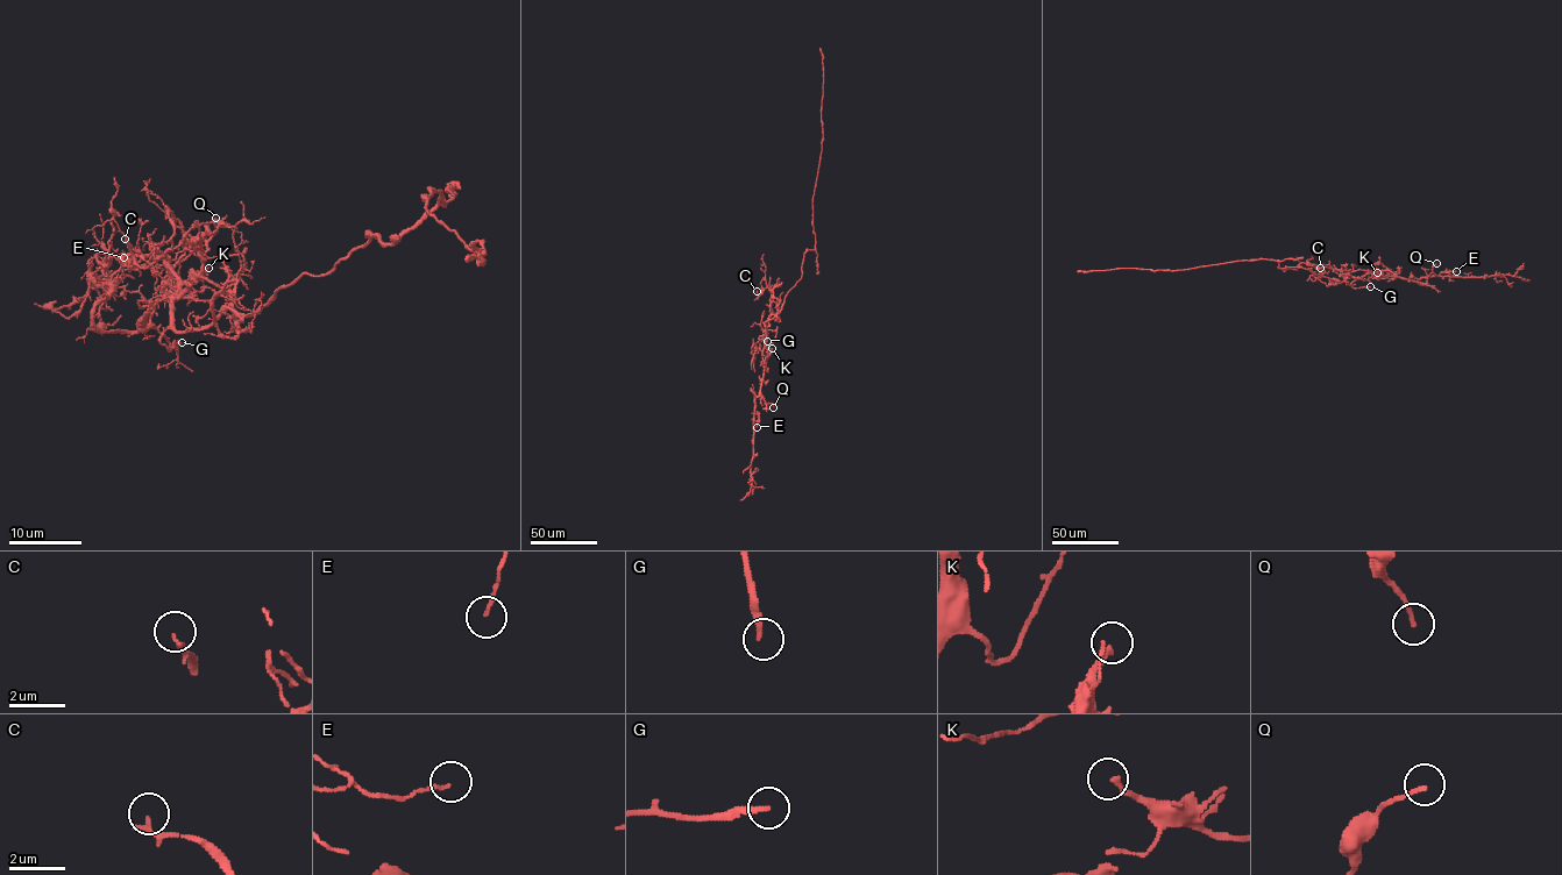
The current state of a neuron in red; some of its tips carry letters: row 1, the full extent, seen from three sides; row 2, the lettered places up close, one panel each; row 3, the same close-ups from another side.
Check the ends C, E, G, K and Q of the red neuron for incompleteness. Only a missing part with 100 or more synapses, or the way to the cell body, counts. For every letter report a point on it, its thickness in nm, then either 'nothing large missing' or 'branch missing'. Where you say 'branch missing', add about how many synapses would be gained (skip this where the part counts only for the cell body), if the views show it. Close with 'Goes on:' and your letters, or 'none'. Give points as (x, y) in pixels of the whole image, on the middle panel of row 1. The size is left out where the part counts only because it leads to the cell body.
C: (757, 291) | 180 nm | nothing large missing
E: (757, 427) | 110 nm | nothing large missing
G: (767, 341) | 240 nm | branch missing
K: (772, 348) | 190 nm | nothing large missing
Q: (773, 407) | 140 nm | nothing large missing
Goes on: G

